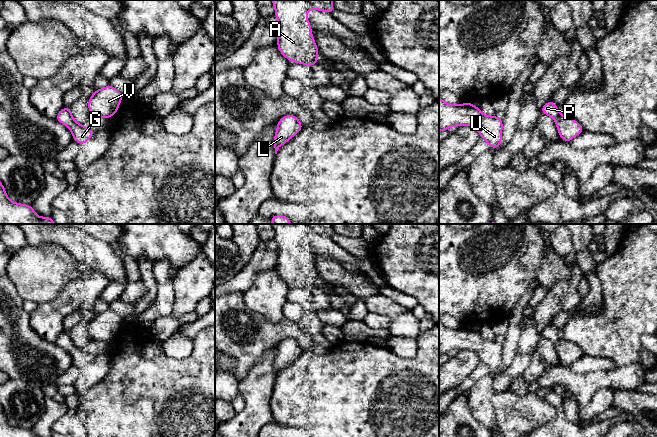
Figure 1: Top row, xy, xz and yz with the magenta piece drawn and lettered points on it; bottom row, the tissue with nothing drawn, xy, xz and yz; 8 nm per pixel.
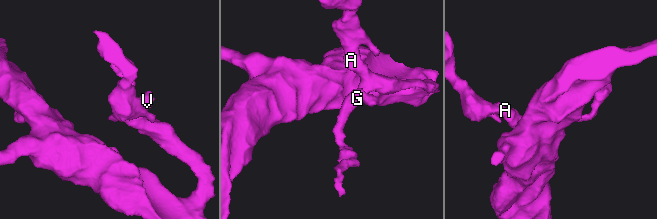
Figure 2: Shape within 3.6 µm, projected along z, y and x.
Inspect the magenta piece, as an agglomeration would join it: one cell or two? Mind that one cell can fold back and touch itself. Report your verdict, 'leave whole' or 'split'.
leave whole

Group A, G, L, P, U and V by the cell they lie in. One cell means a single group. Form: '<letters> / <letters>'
A G L P U V

